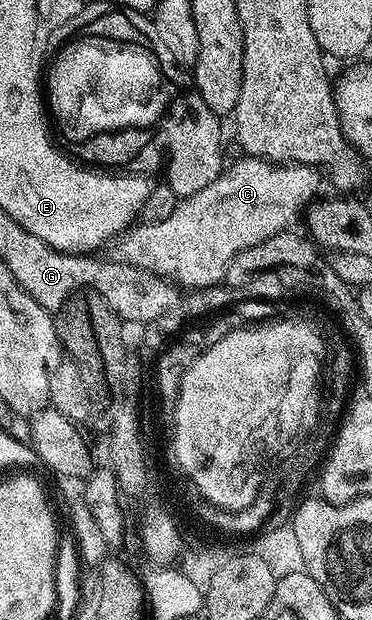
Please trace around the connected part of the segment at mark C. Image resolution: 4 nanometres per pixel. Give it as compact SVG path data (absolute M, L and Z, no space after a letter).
M248 156L241 158L232 165L230 163L204 190L180 199L168 218L140 223L116 237L108 245L108 259L157 273L187 290L220 285L237 254L288 231L293 225L291 223L298 216L300 219L306 213L308 204L320 195L318 167L309 164L272 164L270 160Z

